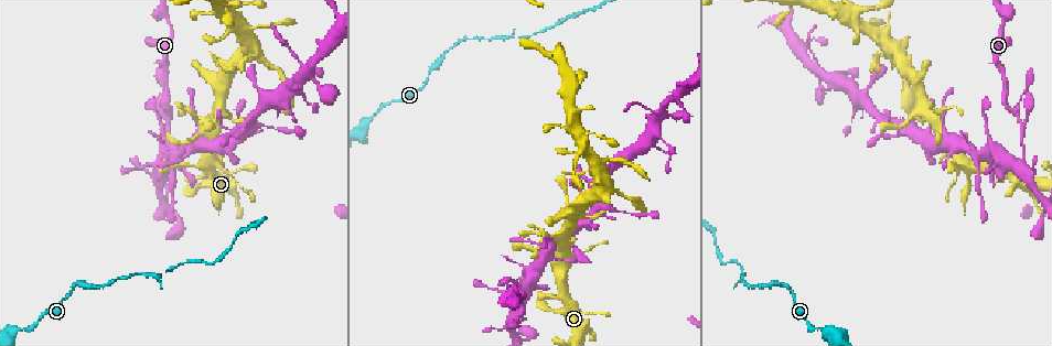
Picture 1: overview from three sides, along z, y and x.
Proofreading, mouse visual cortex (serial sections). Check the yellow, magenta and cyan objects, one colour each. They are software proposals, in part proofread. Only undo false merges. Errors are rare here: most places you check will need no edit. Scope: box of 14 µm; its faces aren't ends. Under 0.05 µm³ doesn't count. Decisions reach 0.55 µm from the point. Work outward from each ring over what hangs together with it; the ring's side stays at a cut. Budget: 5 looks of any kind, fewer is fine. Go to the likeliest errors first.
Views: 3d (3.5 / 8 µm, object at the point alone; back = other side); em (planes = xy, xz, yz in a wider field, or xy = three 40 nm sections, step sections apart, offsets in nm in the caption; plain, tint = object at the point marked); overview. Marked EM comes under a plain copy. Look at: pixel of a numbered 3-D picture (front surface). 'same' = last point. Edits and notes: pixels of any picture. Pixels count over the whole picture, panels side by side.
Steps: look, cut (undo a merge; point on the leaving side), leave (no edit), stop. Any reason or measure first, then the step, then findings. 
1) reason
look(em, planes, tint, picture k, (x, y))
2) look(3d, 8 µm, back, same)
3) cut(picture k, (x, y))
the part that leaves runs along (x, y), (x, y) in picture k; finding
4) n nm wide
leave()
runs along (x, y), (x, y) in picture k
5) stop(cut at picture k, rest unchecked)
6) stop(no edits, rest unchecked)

thin neck
look(3d, 3.5 µm, picture 1, (166, 270))

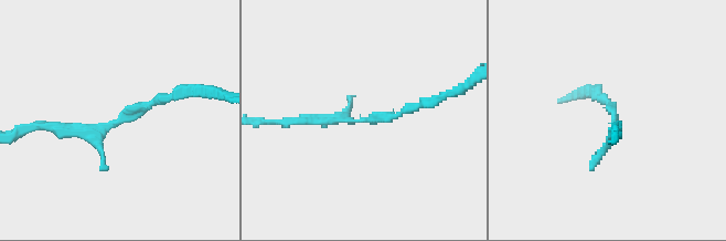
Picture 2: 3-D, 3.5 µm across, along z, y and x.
look(em, xy, step 2, tint, picture 2, (113, 125))

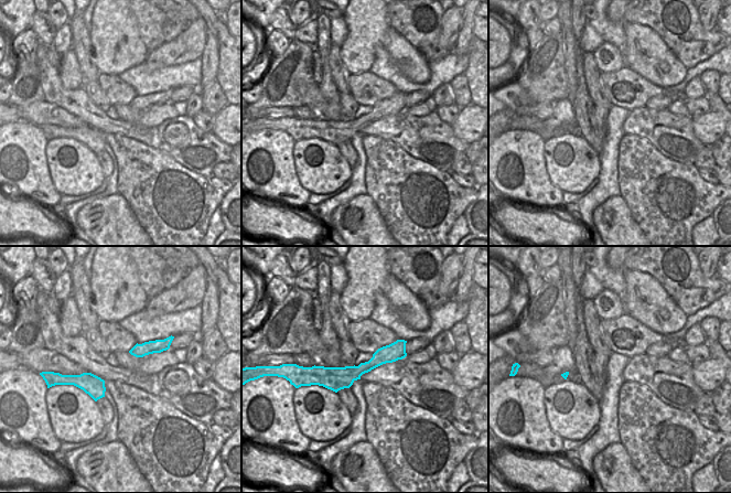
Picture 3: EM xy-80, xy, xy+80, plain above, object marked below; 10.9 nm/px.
240 nm wide
leave()
runs along (41, 127), (111, 127), (177, 93) in picture 2; continuous, no second cell

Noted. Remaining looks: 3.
looks like a crossing
look(3d, 3.5 µm, picture 1, (970, 174))

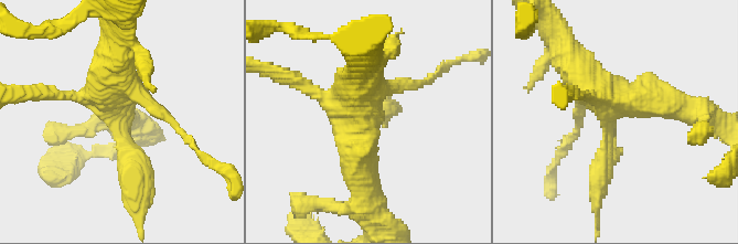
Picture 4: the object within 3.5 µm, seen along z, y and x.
look(em, xy, step 2, tint, picture 4, (117, 115))

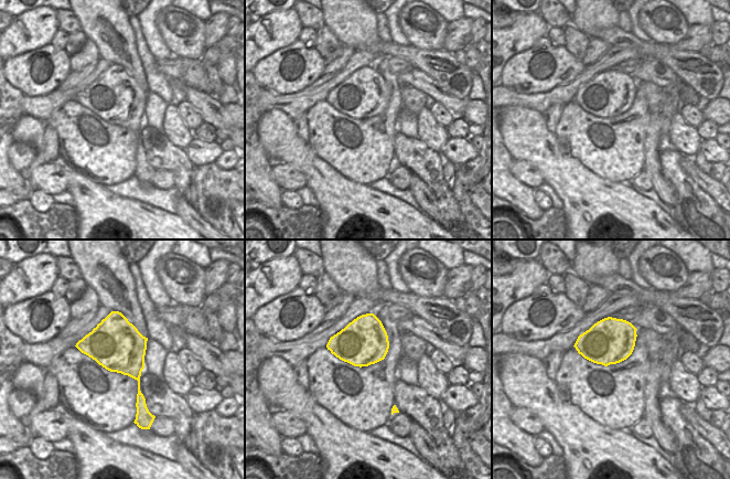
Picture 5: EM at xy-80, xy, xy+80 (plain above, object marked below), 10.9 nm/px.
leave()
runs along (681, 107), (607, 97), (559, 40) in picture 4; all the same cell

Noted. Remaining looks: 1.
stop(no edits, rest unchecked)

